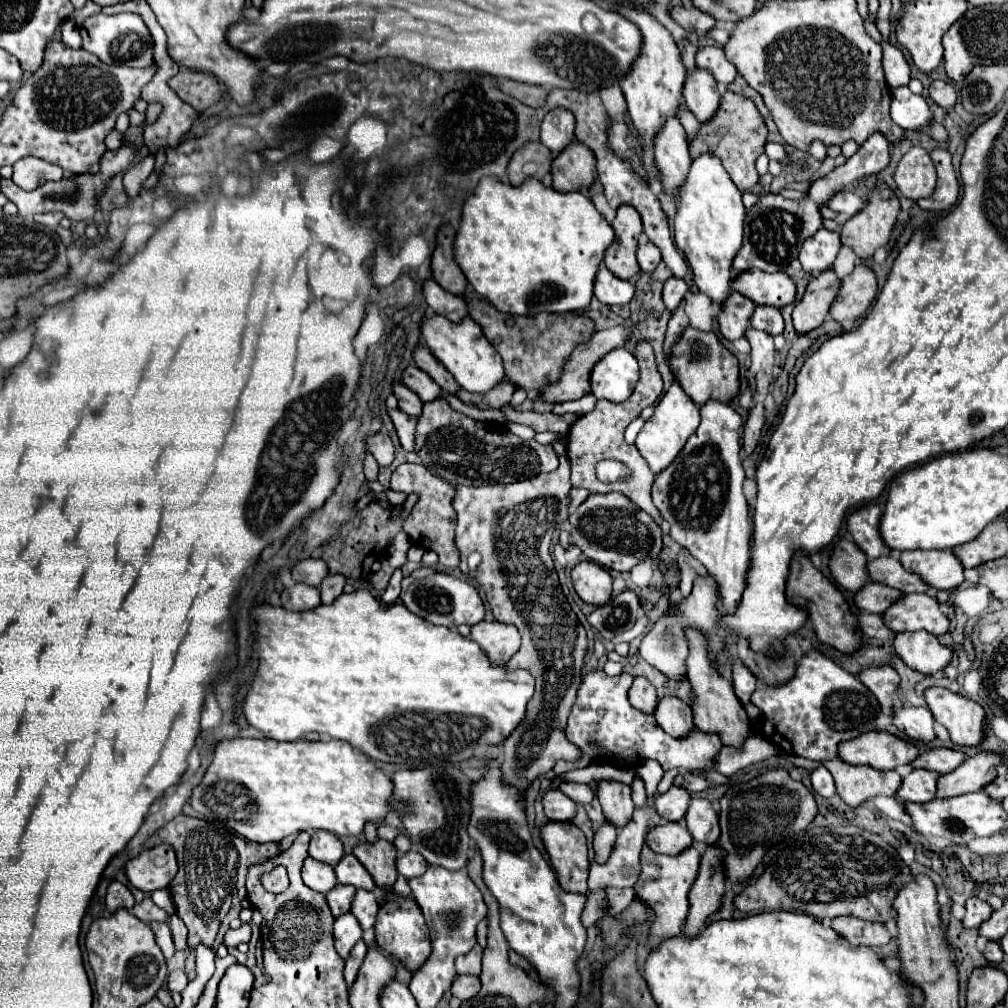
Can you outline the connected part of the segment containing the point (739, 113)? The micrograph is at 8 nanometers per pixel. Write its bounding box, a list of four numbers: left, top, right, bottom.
[689,91,767,191]

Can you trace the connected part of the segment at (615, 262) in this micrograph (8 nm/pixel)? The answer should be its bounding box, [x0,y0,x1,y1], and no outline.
[605,205,643,279]

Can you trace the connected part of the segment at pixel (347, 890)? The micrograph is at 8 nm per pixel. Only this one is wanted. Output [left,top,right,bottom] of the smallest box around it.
[325,885,355,917]

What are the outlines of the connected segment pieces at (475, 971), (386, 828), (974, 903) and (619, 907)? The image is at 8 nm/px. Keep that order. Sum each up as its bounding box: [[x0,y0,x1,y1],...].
[[457,945,483,975],[377,823,406,842],[963,897,993,929],[607,887,635,917]]

